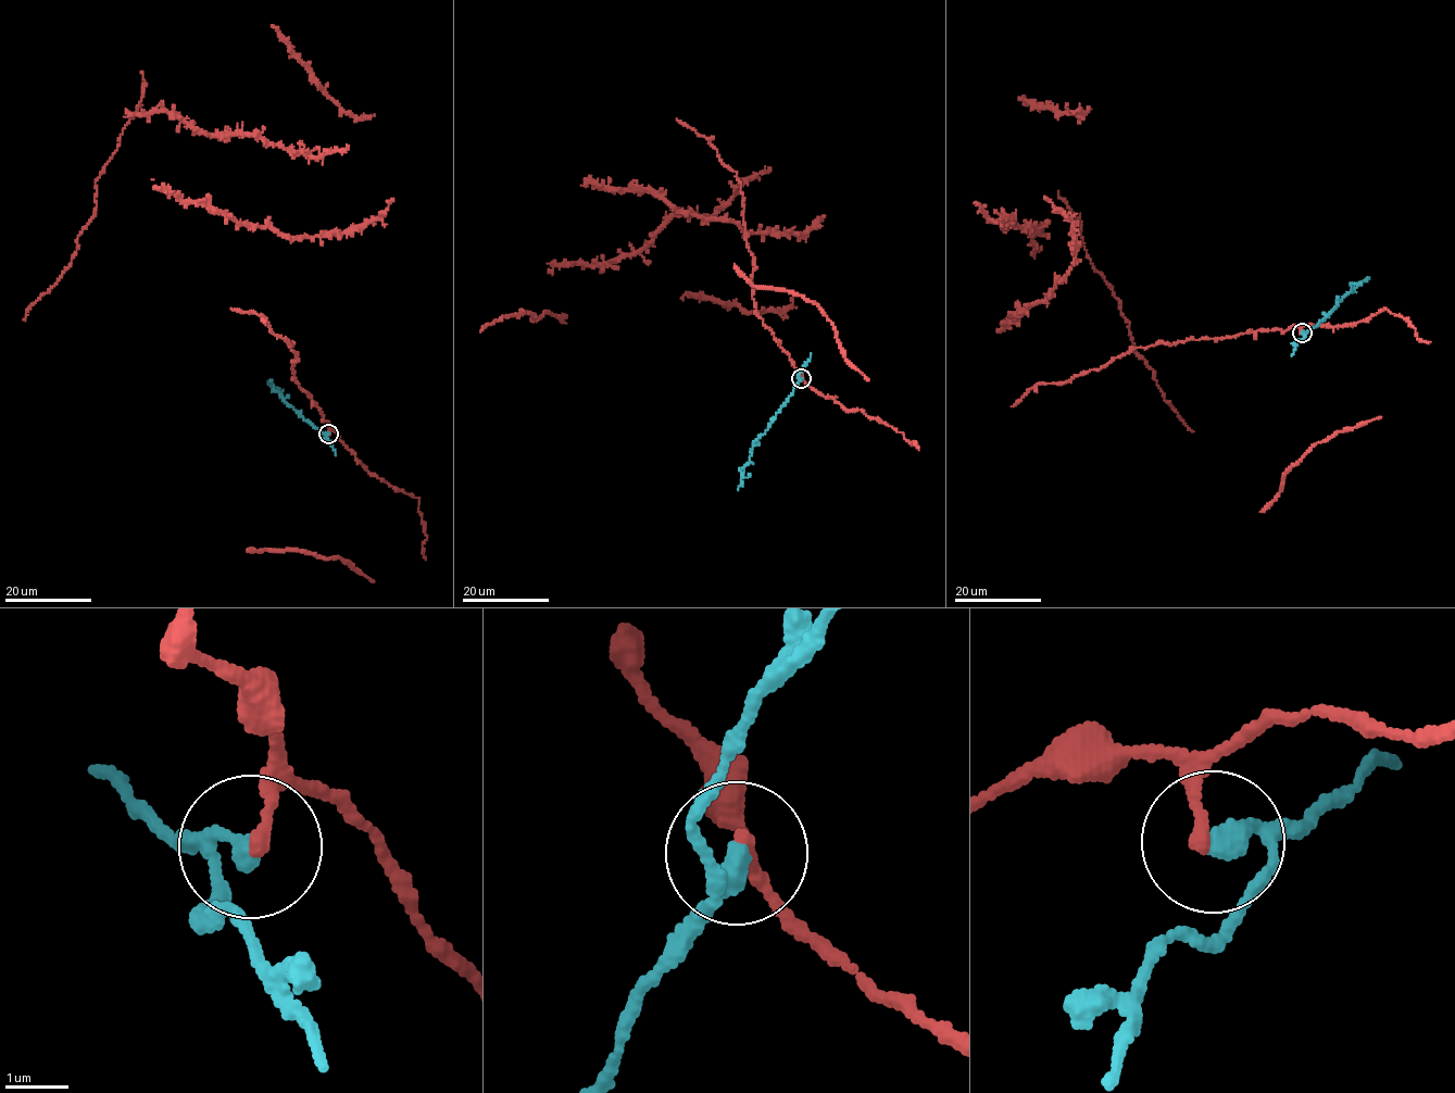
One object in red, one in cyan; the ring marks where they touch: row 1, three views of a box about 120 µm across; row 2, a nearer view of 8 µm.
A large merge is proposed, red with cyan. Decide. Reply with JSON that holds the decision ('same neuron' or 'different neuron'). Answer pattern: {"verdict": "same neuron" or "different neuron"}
{"verdict": "different neuron"}

